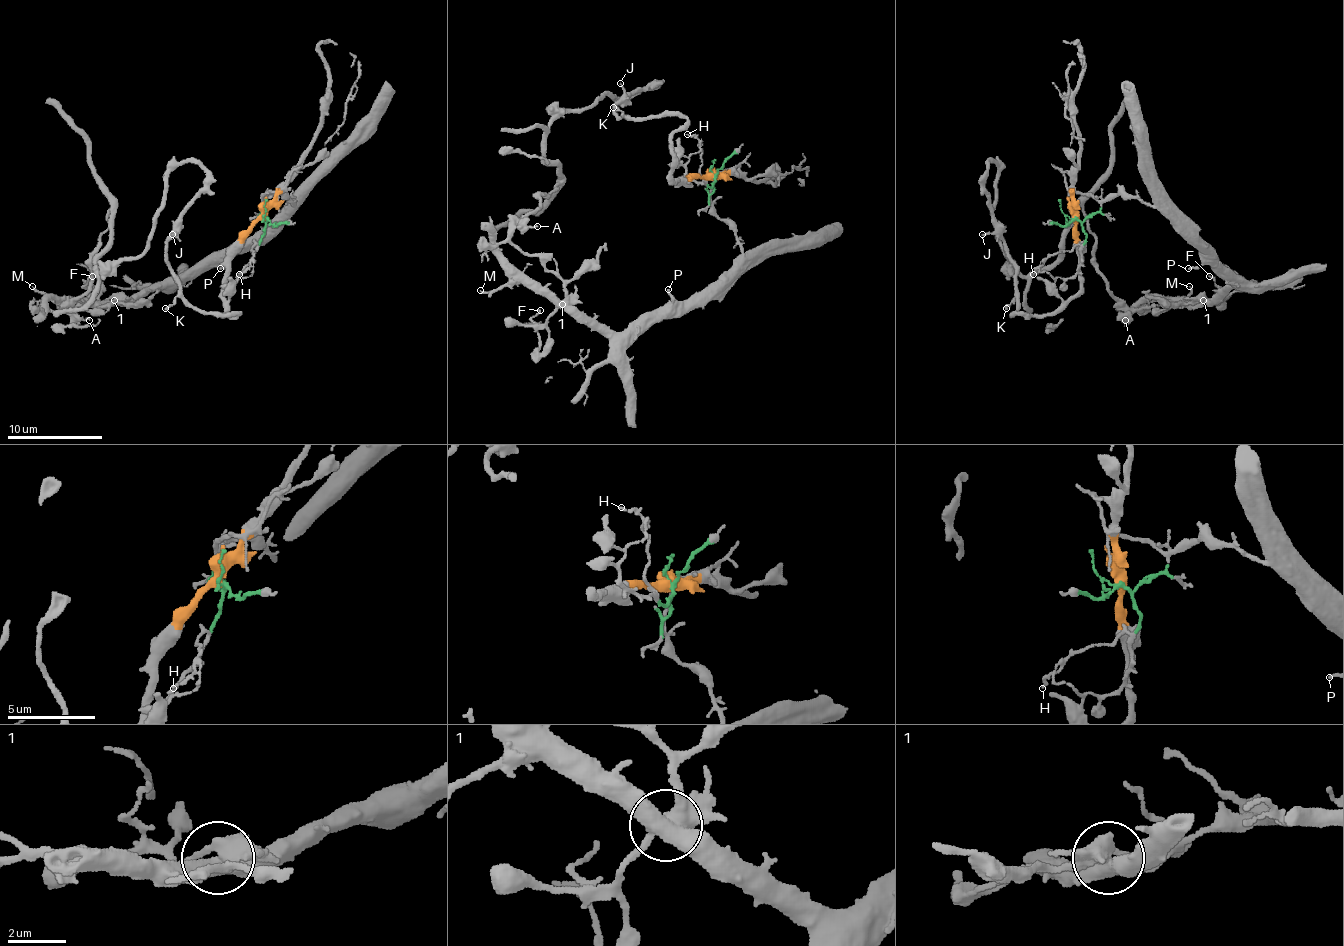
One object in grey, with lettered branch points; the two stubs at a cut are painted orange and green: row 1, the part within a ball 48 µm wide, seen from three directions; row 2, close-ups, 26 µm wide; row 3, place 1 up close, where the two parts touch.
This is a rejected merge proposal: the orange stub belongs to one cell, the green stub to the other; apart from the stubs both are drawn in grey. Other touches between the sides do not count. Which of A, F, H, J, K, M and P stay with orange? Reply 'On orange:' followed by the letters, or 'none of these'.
On orange: A, F, J, K

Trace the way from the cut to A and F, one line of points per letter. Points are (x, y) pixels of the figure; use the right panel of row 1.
A: (1074, 218), (1079, 289), (1015, 313), (988, 163), (1010, 261), (1041, 273), (1079, 206), (1124, 320)
F: (1074, 218), (1079, 289), (1015, 313), (988, 163), (1024, 275), (1079, 206), (1127, 309), (1218, 301), (1208, 275)

